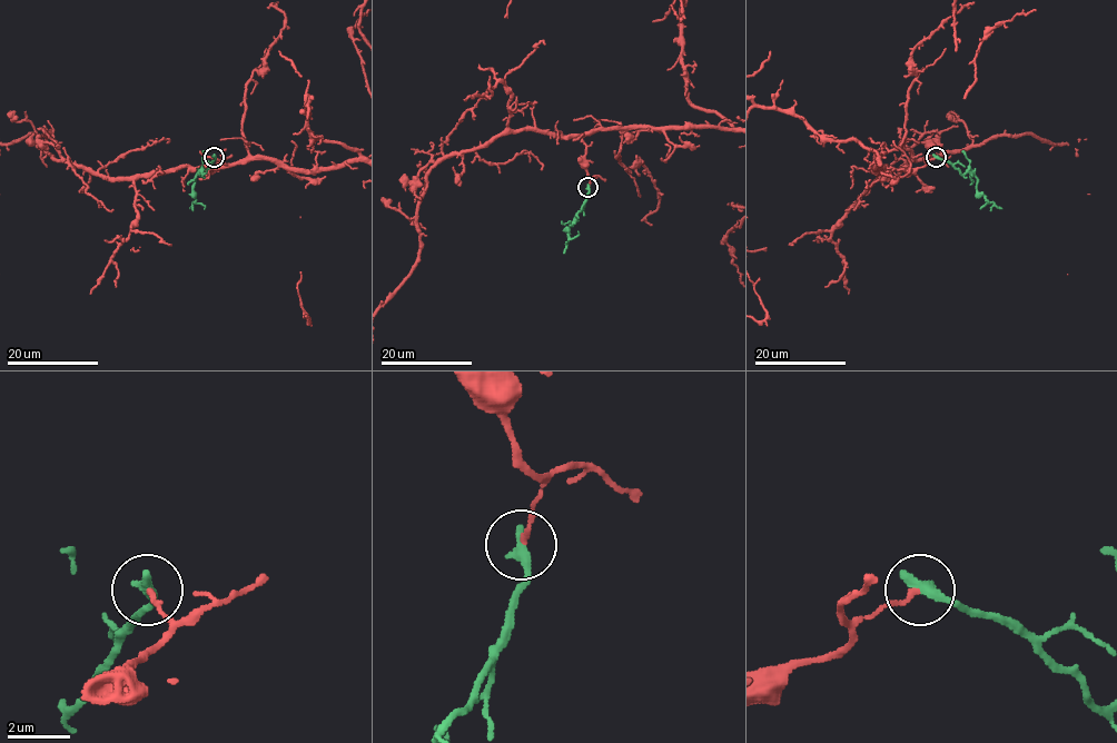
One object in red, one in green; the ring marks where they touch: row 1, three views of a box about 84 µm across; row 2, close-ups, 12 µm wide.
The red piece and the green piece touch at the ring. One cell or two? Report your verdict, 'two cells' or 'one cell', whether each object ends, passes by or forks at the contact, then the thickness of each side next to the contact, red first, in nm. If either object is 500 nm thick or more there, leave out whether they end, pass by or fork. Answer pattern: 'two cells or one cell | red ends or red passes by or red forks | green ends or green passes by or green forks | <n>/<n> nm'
two cells | red ends | green ends | 160/420 nm

